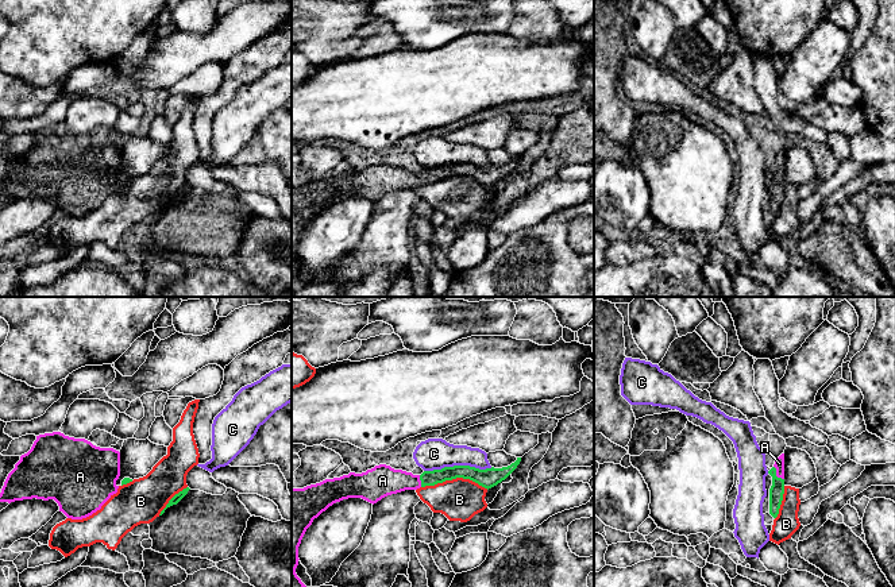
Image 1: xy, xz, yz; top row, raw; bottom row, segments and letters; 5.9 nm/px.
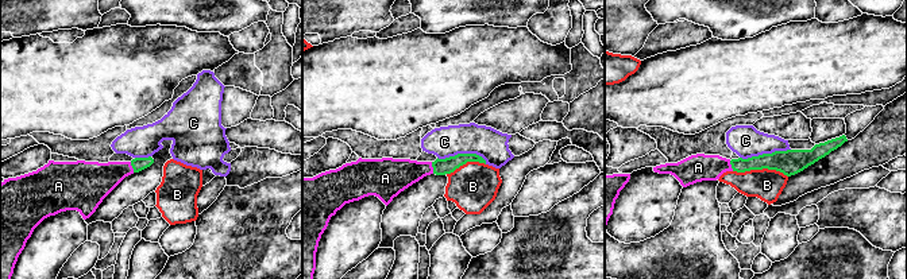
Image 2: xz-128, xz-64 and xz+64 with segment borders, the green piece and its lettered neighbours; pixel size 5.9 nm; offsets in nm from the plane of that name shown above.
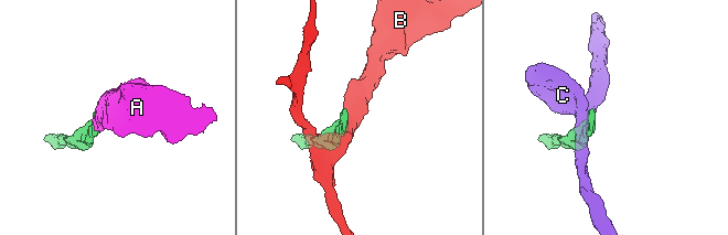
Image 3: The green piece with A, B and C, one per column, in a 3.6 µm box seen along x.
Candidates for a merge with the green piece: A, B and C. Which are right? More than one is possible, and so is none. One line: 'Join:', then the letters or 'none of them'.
Join: A

